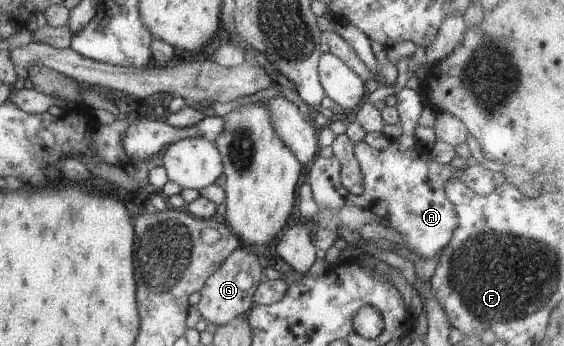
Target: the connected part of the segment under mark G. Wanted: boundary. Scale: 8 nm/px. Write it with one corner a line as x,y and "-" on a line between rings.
236,248
228,257
206,278
200,292
200,301
196,308
200,318
216,326
230,322
232,318
245,315
253,305
253,293
263,276
257,256
250,254
246,248

